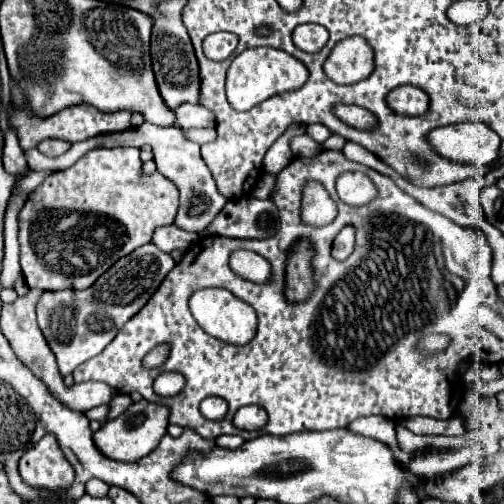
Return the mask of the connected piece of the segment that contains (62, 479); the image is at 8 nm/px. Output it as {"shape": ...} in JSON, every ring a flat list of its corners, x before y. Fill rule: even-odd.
{"shape":[[53,434,44,436,32,445,19,460,20,476,30,486,42,486,48,490,60,490,72,484,74,470,64,460]]}

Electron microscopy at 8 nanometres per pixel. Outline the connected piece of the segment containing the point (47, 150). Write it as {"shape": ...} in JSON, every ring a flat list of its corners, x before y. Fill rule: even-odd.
{"shape":[[44,140,42,144,38,144,38,150,50,158,56,158,56,156,62,156,66,150,70,148,68,142,64,140]]}

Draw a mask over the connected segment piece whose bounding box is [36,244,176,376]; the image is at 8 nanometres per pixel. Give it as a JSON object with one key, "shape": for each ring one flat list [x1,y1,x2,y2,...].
{"shape":[[146,244,120,258,116,266,112,266,94,282,94,286,86,290,44,292,36,306,38,326,58,360,60,374,66,376,82,362,100,354,112,342,116,332,150,300,174,264,176,262,170,254,164,254,156,246]]}

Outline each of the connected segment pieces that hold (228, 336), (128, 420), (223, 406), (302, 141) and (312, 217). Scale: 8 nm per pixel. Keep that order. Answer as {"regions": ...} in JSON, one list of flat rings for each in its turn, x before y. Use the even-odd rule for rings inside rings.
{"regions":[[[208,288,198,290,190,298,190,310,196,322,214,338,220,338,224,342,232,344,246,344,256,334,256,312,246,302,238,300,232,292,224,288]],[[140,400,140,402,134,402,118,418,102,424,102,428,94,432,92,438,94,438,96,448,106,458,118,460,118,462,136,462,142,456,150,454,160,444,162,436,166,434,166,426,168,426,168,408,160,404,152,404,148,400]],[[208,397,200,404,200,411,207,419,222,419,227,411,228,404,219,397]],[[303,134,302,136,296,136,292,140,290,148,294,152,294,156,313,157,320,152,321,145,307,134]],[[316,180,304,184,301,206,301,219,308,226,330,224,336,218,336,202]]]}

